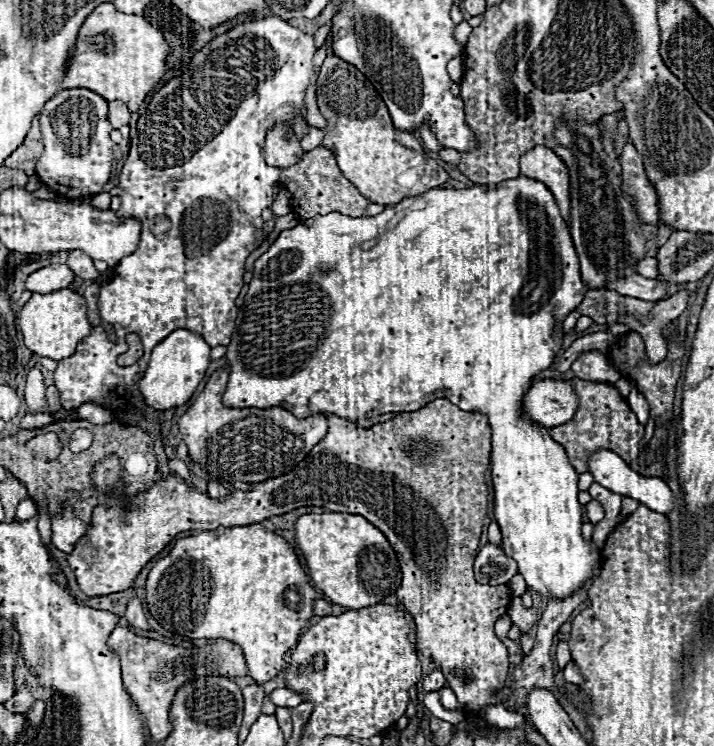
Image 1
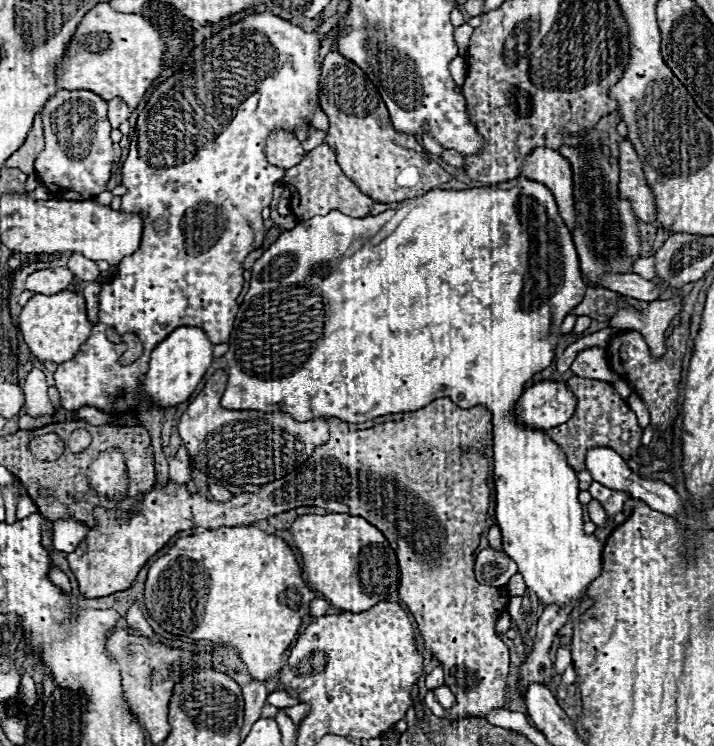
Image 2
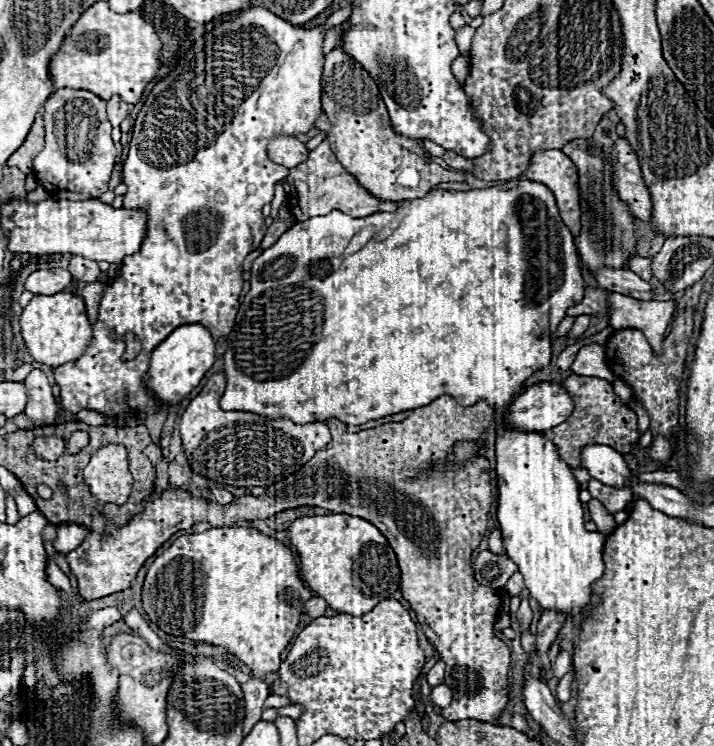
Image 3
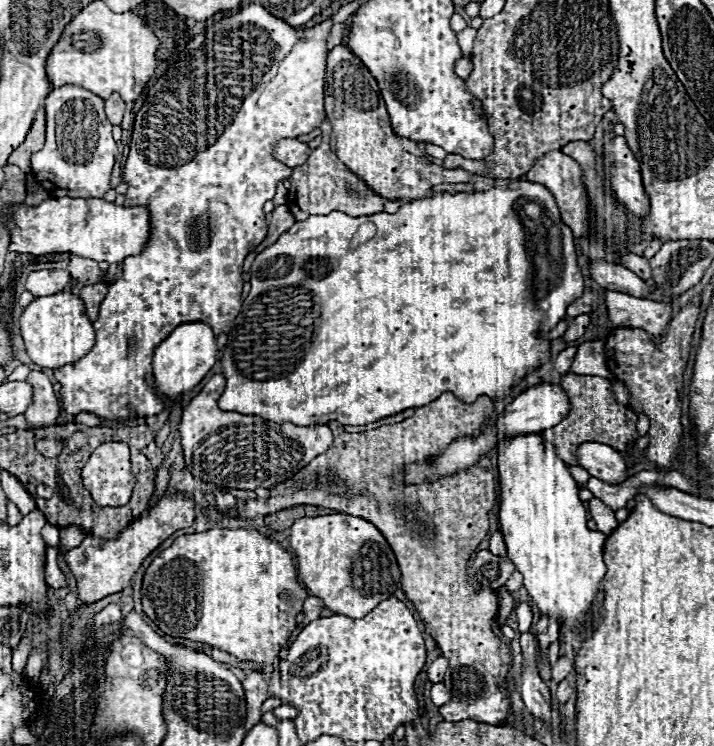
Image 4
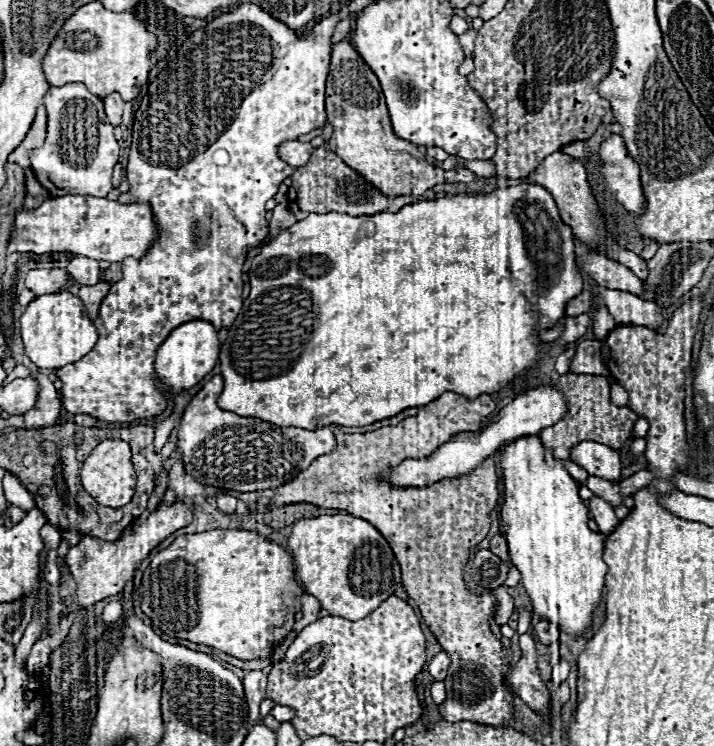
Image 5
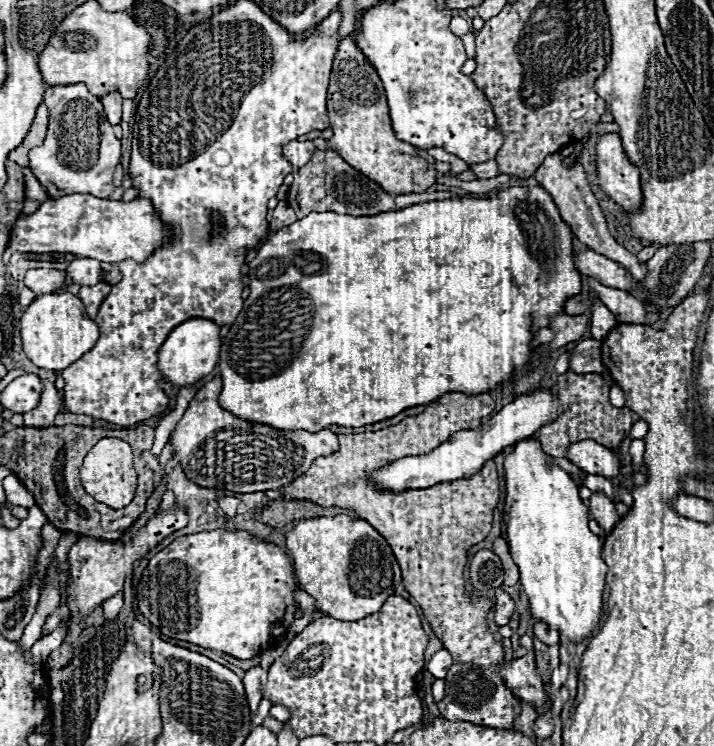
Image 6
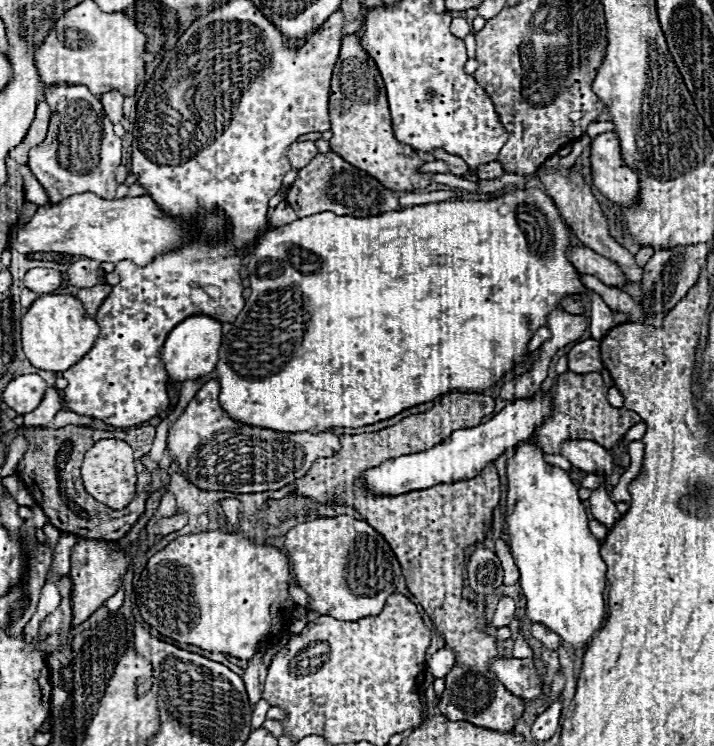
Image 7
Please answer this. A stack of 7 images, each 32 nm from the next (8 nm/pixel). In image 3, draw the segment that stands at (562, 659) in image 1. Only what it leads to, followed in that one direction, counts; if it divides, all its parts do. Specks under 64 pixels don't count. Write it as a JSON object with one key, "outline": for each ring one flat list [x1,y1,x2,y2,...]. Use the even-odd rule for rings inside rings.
{"outline":[[560,652,554,666,552,666,552,672,554,672,554,678,562,678,564,674,568,674,572,670,572,658,566,654,566,652]]}

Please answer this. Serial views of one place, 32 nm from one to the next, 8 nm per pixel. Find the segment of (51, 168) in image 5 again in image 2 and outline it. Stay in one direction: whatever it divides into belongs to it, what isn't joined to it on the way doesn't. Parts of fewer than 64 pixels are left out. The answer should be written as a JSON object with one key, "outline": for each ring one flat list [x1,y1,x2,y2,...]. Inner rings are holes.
{"outline":[[58,90,42,110,46,148,34,160,38,180,56,198,90,200,106,192,114,164,114,146,110,140,110,122,106,118,106,100,88,90]]}

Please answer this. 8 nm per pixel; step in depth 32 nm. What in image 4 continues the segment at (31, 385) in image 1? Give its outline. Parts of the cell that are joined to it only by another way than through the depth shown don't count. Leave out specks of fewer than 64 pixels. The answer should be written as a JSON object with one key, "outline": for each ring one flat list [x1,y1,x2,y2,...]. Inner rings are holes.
{"outline":[[34,370,34,372,30,372,28,382,34,386,34,402,24,412,28,426,42,428,42,426,56,424,56,418,60,414,60,402,54,394,52,382,48,380,48,376,42,374,40,370]]}

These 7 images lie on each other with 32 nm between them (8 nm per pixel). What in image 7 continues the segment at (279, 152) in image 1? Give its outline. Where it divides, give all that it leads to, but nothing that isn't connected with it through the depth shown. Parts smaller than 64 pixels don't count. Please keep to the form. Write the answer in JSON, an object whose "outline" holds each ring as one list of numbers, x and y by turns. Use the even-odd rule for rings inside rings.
{"outline":[[306,140,306,142,294,142,288,150,288,160,292,164,292,168,304,168,304,164,308,164,312,160,312,156,318,154,318,148,314,146,314,142]]}

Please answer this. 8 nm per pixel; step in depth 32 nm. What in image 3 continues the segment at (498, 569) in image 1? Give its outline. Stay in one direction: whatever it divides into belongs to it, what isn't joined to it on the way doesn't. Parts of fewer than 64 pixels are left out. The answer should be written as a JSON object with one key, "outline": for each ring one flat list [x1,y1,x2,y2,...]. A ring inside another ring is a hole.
{"outline":[[482,550,474,562,474,578,490,588,502,588,516,570,516,564,506,554,492,554,490,550]]}

